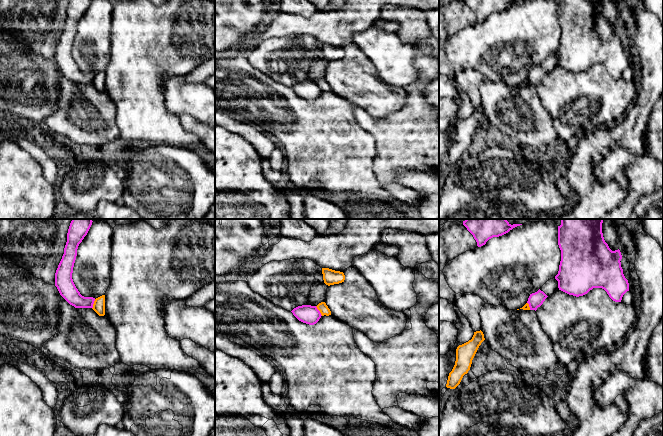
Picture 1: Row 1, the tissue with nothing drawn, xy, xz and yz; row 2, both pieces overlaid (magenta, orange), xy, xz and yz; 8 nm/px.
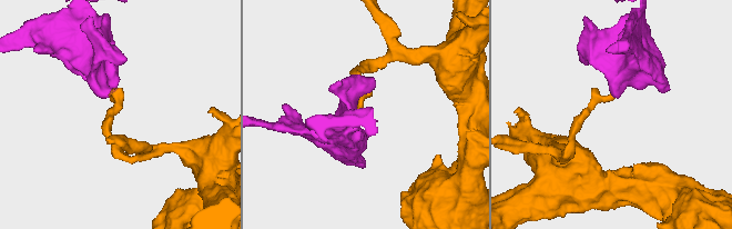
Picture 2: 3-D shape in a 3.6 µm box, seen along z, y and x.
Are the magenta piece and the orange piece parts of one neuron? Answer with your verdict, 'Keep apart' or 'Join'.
Keep apart

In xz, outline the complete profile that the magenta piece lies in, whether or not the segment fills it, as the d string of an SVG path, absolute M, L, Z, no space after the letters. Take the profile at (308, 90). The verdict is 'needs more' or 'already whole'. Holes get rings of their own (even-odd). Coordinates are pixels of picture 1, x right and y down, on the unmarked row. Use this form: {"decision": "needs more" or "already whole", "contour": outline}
{"decision": "already whole", "contour": "M311 81L298 82L291 88L299 97L309 101L316 100L322 92L317 83Z"}

